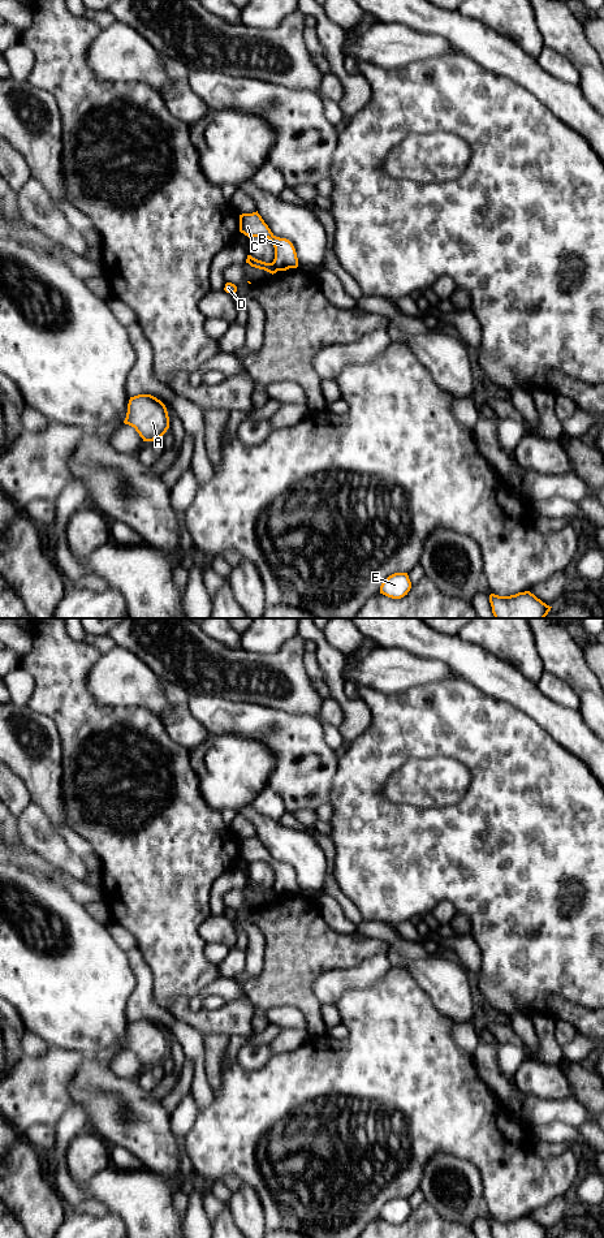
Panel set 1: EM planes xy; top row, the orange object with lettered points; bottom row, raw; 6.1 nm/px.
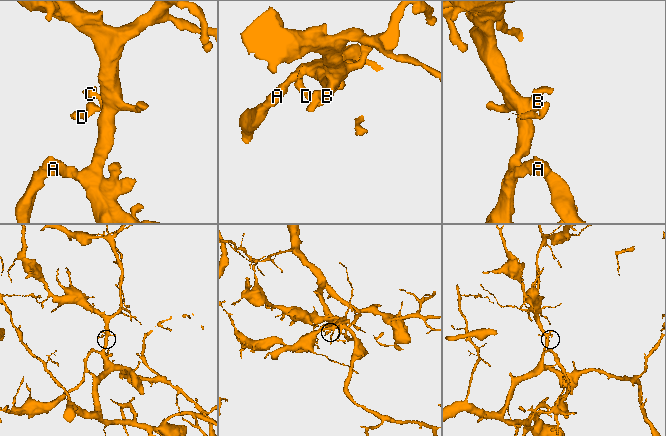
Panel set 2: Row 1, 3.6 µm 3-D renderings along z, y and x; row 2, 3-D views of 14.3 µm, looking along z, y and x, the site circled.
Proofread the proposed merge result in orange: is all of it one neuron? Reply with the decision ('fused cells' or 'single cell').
fused cells

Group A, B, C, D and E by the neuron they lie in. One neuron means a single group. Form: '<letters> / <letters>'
A B C E / D

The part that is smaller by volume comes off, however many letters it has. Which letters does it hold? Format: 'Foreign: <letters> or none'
Foreign: D

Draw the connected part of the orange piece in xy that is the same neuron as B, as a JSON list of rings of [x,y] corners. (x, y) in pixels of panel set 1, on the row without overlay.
[[[256,837],[240,840],[240,857],[251,862],[266,862],[275,872],[273,889],[277,896],[298,892],[298,883],[293,868],[286,863],[276,862],[262,841]]]

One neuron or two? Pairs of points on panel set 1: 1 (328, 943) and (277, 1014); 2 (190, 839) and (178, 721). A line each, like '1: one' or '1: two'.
1: two
2: two

